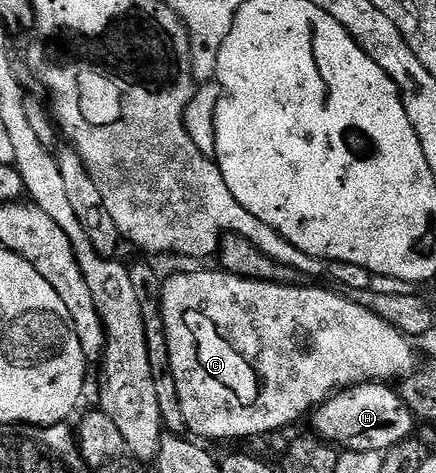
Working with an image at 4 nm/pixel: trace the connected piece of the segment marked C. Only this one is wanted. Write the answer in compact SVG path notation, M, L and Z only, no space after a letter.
M216 269L213 270L201 270L198 274L177 274L169 283L164 283L163 289L160 291L160 308L162 320L165 321L165 334L167 344L169 345L170 352L170 371L173 374L178 386L178 396L182 404L182 416L180 421L185 424L186 428L190 430L190 435L196 436L198 439L201 438L253 438L256 434L269 434L272 430L281 430L284 426L289 426L292 422L297 422L301 417L308 415L310 412L321 406L328 398L333 394L336 394L338 390L346 390L348 386L358 386L360 382L384 382L386 384L392 383L392 378L396 380L404 379L406 374L412 374L415 367L418 365L419 357L413 351L414 343L410 339L406 338L405 335L399 333L399 331L391 324L387 324L387 320L383 320L375 312L371 312L367 308L363 308L358 302L353 301L352 297L346 296L344 293L338 292L336 289L324 290L323 287L317 286L321 284L309 284L313 286L305 286L306 284L298 284L296 286L287 286L283 282L260 282L254 278L240 278L234 274L226 274L224 272L218 272Z

